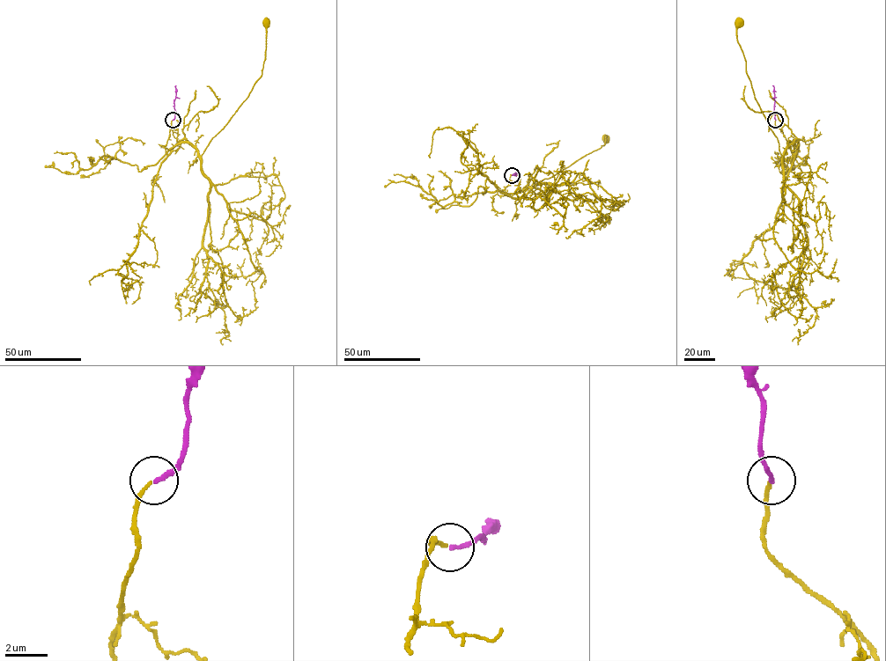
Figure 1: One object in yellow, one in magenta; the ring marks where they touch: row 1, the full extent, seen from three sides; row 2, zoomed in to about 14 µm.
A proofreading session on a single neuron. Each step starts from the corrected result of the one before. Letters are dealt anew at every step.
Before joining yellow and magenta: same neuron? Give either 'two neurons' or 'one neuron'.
one neuron

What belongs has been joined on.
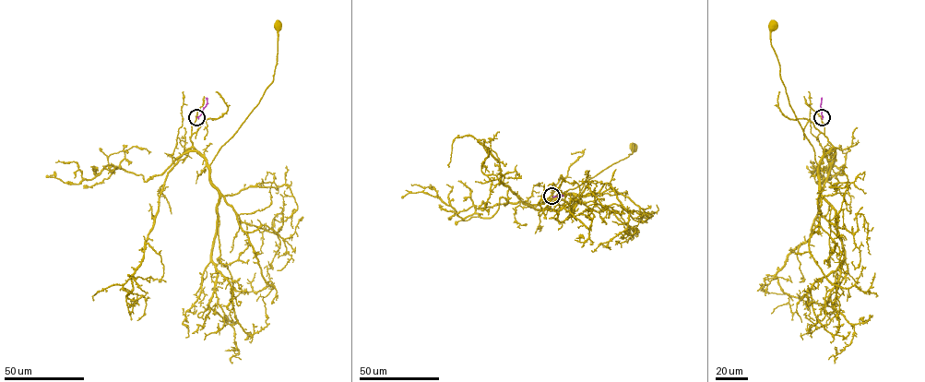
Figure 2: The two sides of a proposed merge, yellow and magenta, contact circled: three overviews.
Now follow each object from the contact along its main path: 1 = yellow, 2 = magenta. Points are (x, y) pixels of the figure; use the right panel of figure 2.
1: (822, 117), (824, 136), (832, 148), (818, 165), (781, 81), (770, 41), (773, 25)
2: (822, 117), (822, 98)

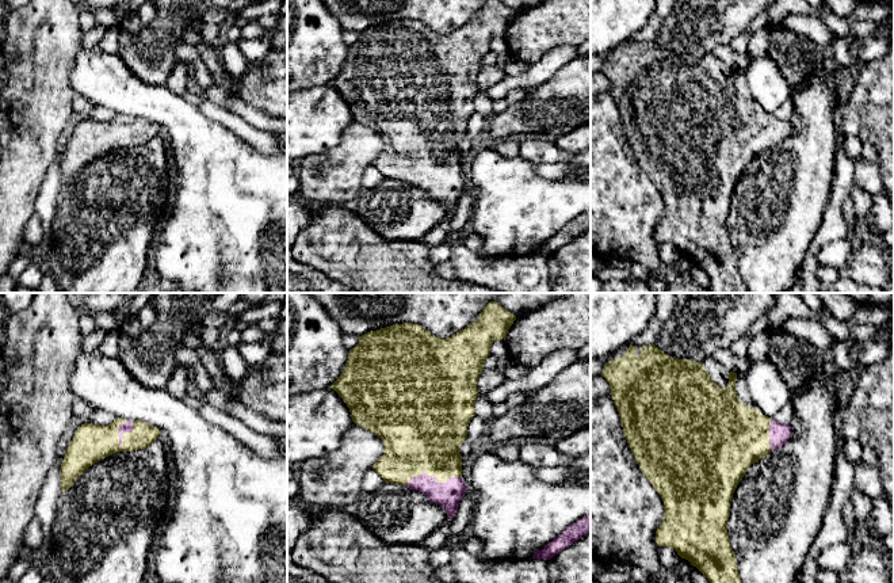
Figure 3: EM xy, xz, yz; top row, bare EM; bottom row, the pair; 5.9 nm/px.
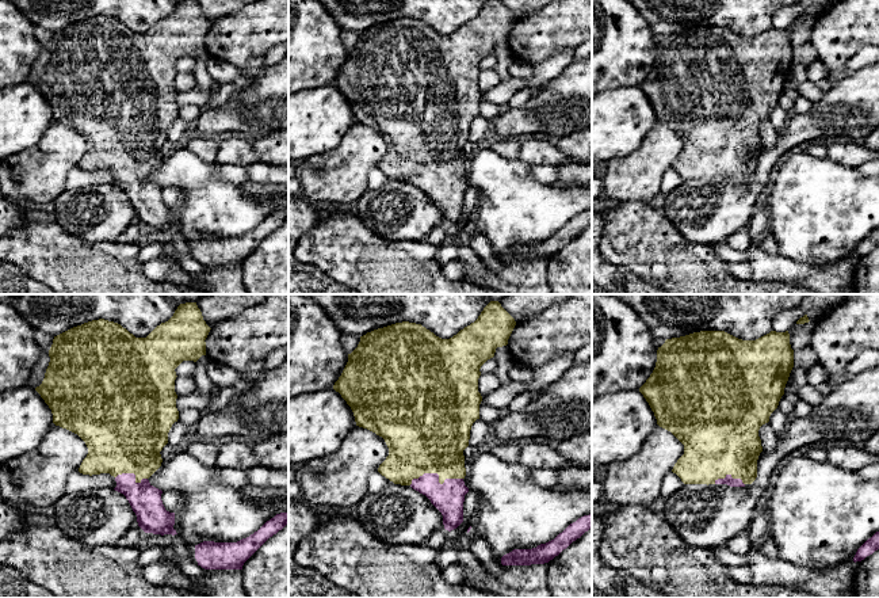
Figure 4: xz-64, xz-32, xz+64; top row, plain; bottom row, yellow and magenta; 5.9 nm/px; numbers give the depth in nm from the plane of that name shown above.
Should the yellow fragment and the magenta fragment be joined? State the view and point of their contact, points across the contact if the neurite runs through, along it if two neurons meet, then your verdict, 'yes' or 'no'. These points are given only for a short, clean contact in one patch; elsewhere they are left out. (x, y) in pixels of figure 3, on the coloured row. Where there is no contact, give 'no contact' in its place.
contact xy (126, 433); way xy (91, 442), (110, 439), (126, 433), (128, 427); yes

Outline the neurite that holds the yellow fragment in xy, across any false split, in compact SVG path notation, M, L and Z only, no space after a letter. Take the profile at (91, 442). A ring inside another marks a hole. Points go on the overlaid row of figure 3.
M121 418L108 426L79 426L61 464L61 492L68 491L95 462L118 451L148 449L160 433L160 428L146 422Z

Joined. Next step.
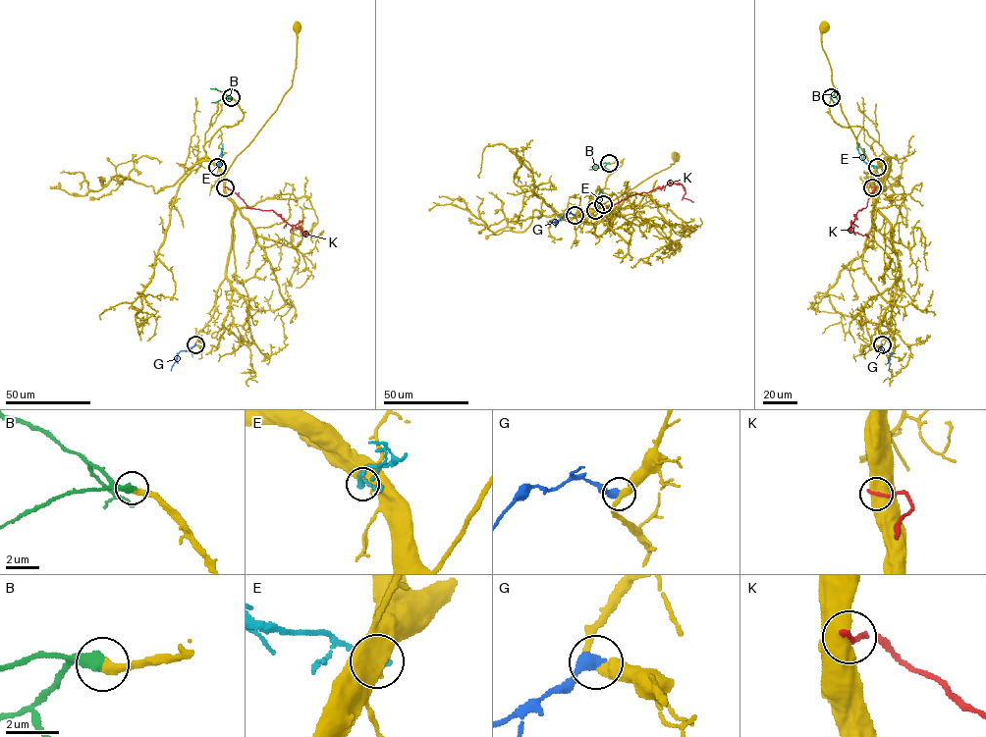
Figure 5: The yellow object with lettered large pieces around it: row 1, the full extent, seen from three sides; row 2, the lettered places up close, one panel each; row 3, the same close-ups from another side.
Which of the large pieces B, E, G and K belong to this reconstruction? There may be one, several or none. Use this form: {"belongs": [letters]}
{"belongs": ["B"]}

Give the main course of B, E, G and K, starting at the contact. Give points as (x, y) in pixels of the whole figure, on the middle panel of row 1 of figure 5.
B: (609, 163), (588, 169)
E: (595, 210), (601, 191)
G: (575, 215), (566, 214), (557, 223), (550, 221)
K: (603, 204), (607, 208), (629, 195), (673, 184), (680, 184), (685, 191), (683, 197), (693, 202)

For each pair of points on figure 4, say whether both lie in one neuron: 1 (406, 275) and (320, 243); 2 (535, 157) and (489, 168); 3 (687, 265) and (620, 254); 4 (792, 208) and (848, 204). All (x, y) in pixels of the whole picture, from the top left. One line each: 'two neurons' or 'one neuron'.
1: one neuron
2: two neurons
3: one neuron
4: one neuron

